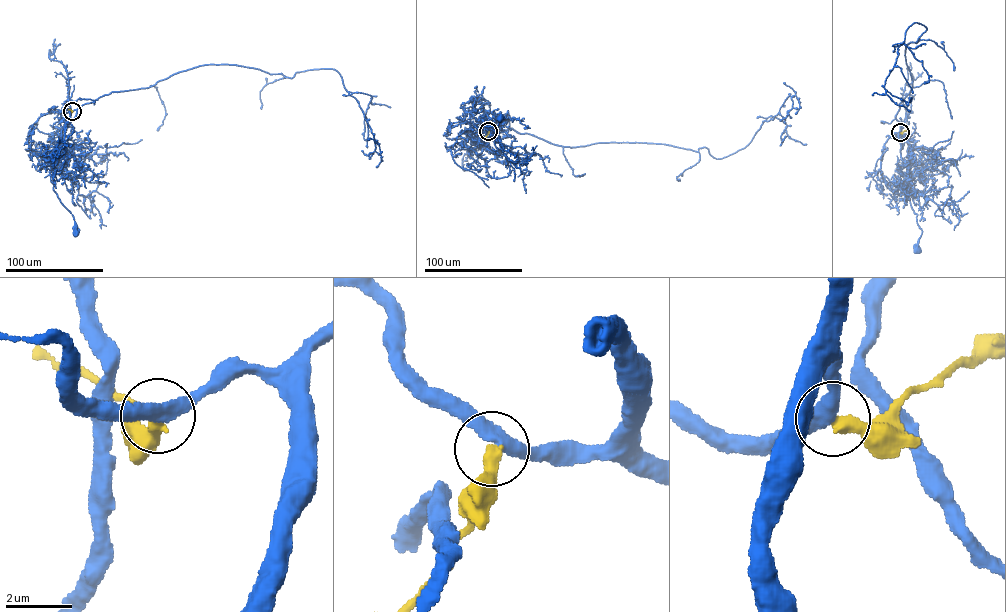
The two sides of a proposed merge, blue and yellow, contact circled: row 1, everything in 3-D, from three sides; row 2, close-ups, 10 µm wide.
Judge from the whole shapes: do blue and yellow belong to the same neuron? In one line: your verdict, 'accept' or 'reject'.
reject

